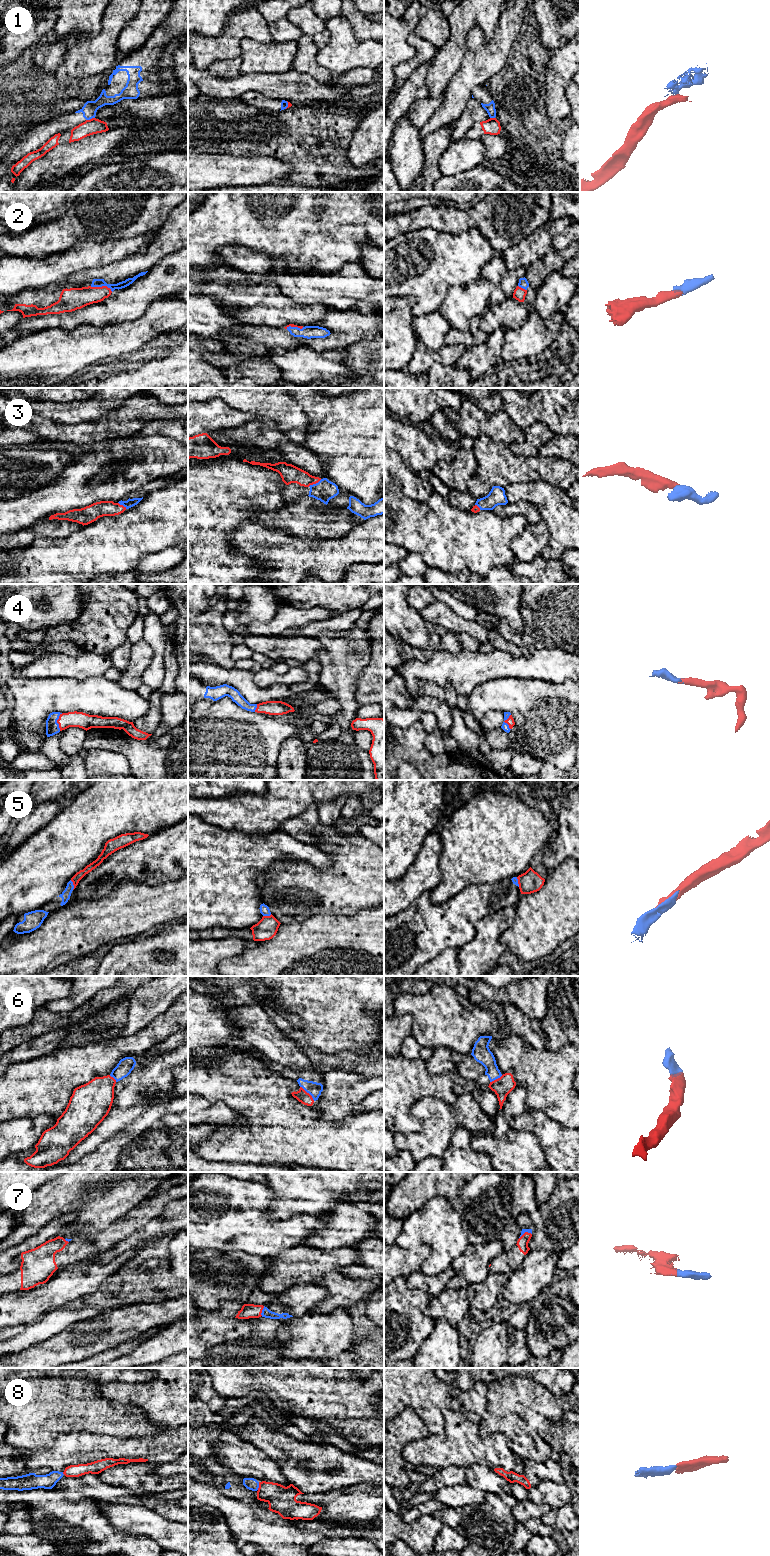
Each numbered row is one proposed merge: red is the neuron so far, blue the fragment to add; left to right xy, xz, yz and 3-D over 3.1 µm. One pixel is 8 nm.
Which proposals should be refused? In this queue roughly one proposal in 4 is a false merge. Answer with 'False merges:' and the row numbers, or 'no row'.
False merges: 1

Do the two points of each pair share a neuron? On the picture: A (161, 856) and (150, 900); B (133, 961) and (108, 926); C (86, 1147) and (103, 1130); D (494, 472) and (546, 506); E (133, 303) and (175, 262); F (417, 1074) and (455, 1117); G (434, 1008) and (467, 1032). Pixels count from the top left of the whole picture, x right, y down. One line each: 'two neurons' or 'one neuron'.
A: two neurons
B: two neurons
C: one neuron
D: two neurons
E: one neuron
F: two neurons
G: one neuron

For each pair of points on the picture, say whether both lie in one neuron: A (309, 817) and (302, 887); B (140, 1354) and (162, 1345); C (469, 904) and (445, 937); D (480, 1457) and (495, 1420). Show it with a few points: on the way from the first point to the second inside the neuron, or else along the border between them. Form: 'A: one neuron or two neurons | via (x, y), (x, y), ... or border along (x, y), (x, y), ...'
A: one neuron | via (327, 838), (337, 848), (337, 866), (323, 880)
B: one neuron | via (145, 1353), (157, 1346)
C: one neuron | via (462, 912), (445, 929)
D: two neurons | border along (477, 1424), (479, 1434), (482, 1437), (488, 1437)

